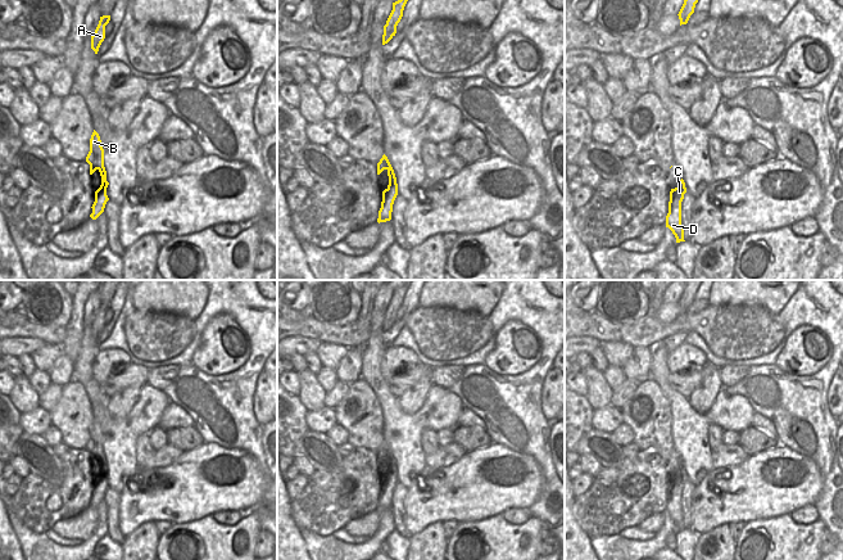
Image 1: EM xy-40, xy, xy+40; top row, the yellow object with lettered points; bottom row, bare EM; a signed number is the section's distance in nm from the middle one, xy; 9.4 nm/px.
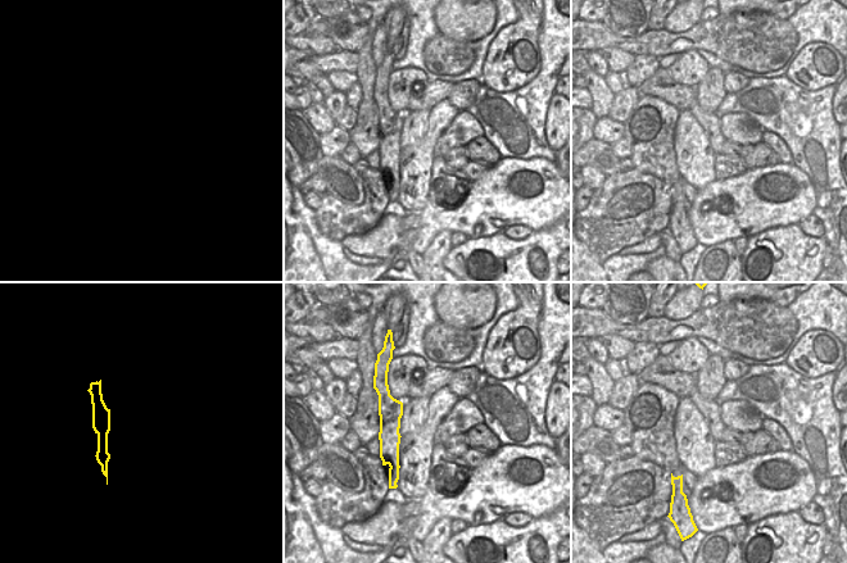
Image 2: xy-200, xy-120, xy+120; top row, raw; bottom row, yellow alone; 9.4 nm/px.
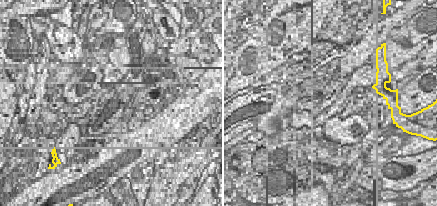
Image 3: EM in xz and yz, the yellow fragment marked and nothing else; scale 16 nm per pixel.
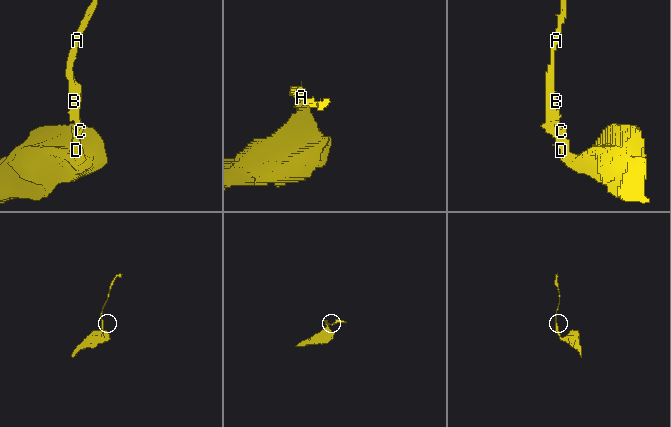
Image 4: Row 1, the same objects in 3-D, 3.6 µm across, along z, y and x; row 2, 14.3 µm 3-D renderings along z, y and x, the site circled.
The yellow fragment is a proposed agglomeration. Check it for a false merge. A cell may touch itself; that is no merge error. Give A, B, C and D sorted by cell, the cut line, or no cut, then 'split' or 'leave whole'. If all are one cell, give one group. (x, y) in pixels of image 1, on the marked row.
A B C D; no cut; leave whole

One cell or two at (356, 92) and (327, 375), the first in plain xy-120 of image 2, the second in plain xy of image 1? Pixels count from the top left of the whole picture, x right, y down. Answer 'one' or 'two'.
two

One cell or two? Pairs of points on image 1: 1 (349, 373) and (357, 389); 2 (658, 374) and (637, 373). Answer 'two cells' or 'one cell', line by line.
1: two cells
2: two cells

